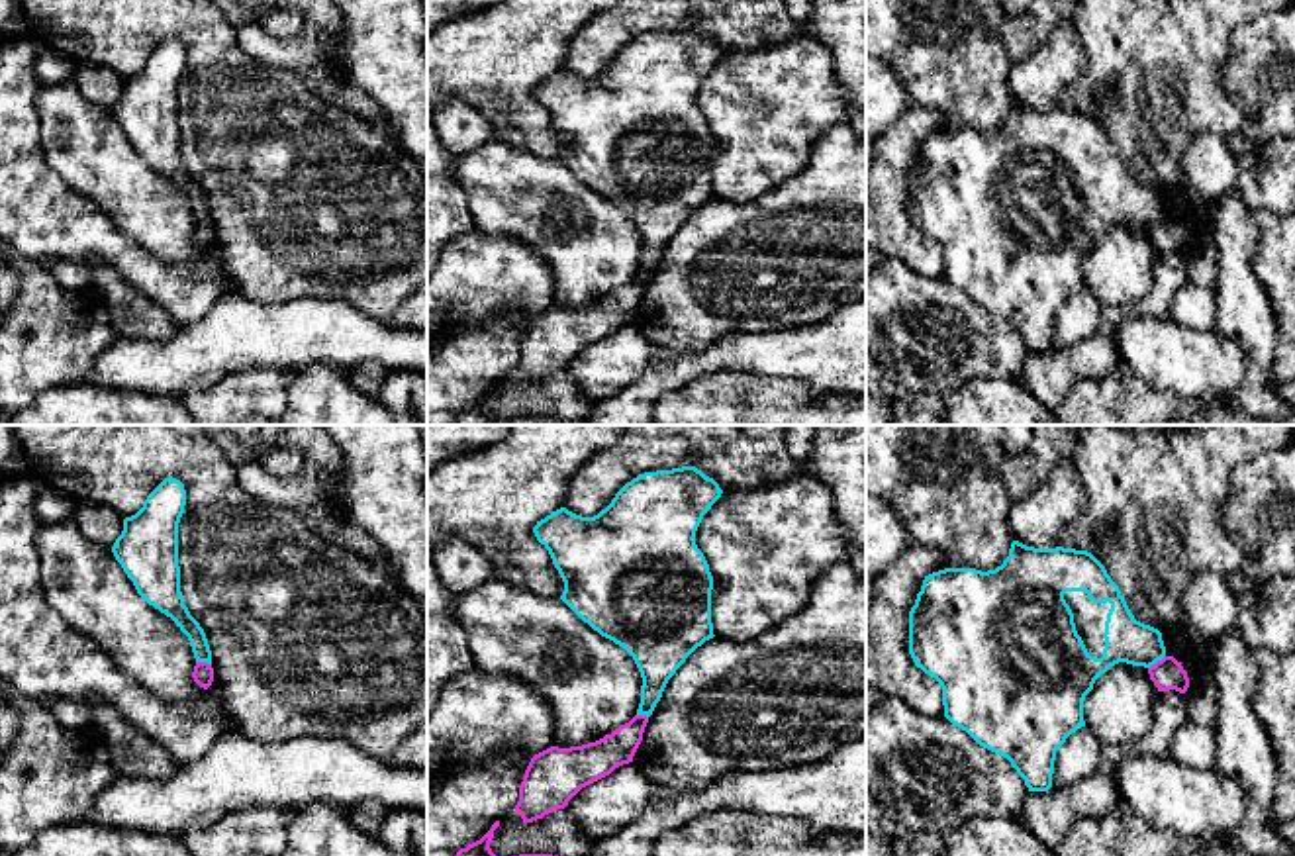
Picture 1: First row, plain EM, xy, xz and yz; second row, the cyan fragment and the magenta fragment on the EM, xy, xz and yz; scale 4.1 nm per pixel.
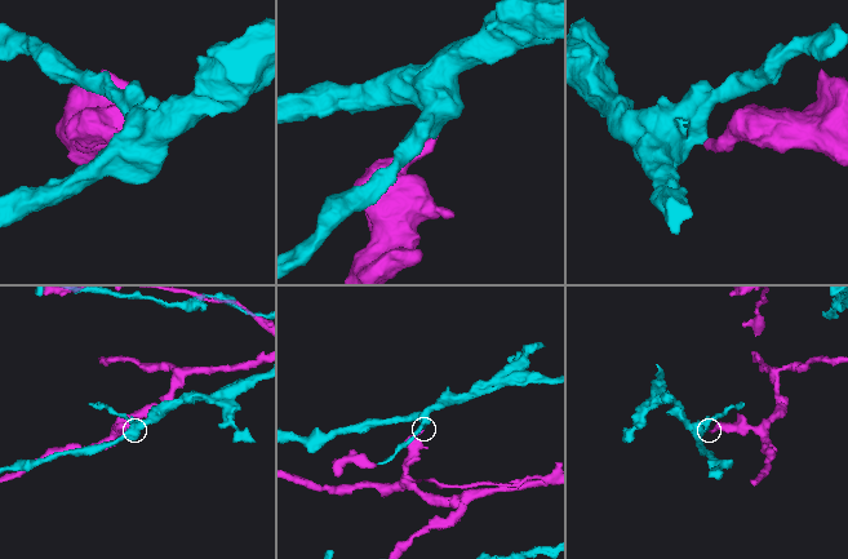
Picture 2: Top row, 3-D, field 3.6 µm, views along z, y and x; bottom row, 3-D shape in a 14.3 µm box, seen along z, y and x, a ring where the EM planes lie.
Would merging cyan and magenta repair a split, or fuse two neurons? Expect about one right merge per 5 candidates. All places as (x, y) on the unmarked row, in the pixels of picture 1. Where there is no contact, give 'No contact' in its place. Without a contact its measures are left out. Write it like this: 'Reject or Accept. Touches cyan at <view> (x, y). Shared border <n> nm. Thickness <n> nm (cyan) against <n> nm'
Reject. Touches cyan at yz (1156, 222). Shared border 90 nm. Thickness 180 nm (cyan) against 130 nm

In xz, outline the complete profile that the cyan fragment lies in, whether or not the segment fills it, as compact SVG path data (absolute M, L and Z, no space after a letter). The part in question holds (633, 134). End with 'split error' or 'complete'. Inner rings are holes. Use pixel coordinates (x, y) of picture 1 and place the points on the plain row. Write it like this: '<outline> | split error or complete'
M695 27L645 33L627 43L594 78L560 69L533 88L564 143L560 161L633 217L643 239L637 276L650 278L676 231L715 198L713 137L695 106L695 92L721 55L719 45Z | complete

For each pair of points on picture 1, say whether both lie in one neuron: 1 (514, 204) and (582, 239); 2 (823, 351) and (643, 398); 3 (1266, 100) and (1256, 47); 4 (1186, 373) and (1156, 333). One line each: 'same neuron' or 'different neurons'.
1: same neuron
2: same neuron
3: same neuron
4: same neuron

